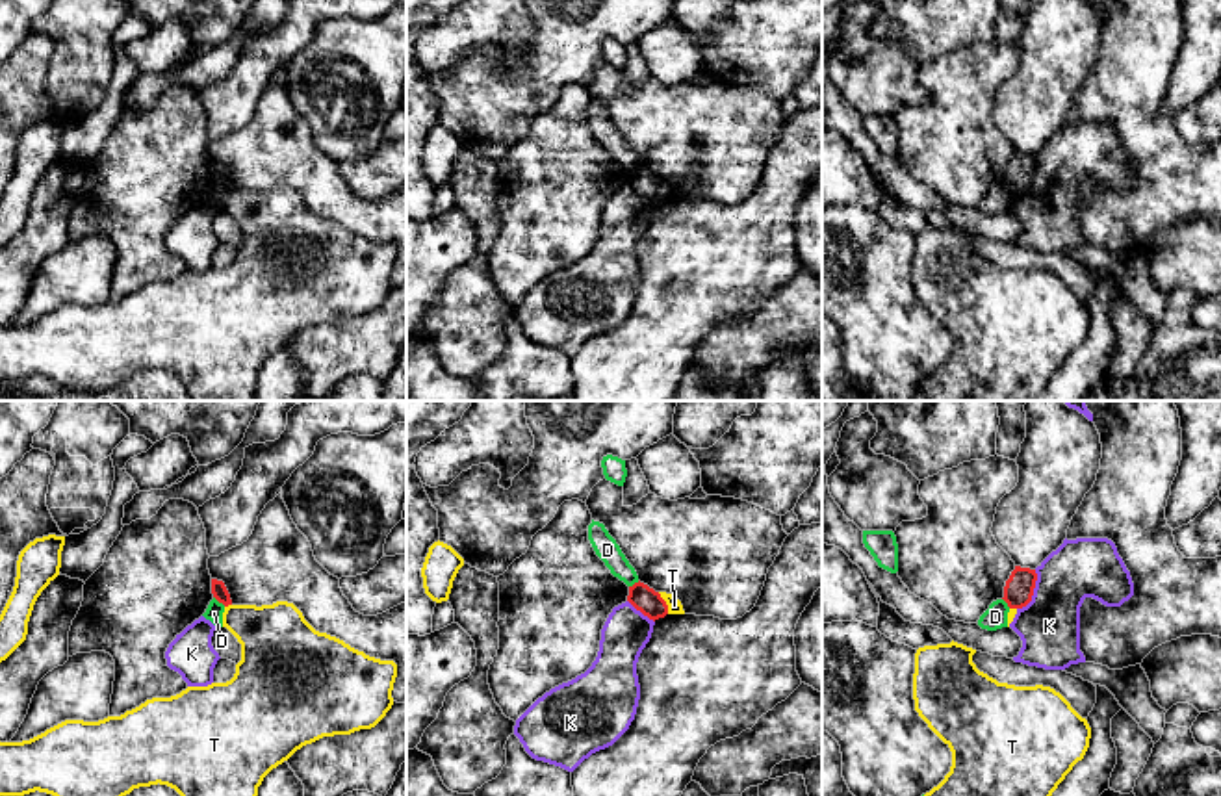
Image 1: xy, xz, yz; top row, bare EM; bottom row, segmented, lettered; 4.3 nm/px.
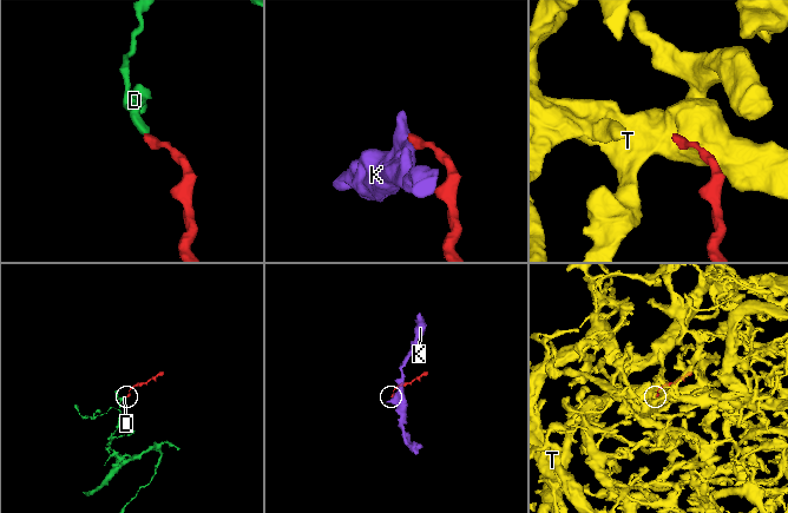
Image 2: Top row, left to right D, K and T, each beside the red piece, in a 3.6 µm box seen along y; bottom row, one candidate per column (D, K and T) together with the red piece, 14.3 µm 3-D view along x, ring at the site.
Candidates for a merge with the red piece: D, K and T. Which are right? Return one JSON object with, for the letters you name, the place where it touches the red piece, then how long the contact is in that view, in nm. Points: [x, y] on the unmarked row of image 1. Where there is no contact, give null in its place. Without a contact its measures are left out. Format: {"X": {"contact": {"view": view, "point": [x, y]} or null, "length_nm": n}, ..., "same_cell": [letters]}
{"same_cell": []}

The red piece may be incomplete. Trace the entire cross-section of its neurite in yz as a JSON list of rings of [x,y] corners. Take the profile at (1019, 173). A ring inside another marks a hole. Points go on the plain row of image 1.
[[[1015,150],[1004,171],[1004,186],[1009,193],[1022,193],[1032,186],[1037,158],[1030,152]]]

